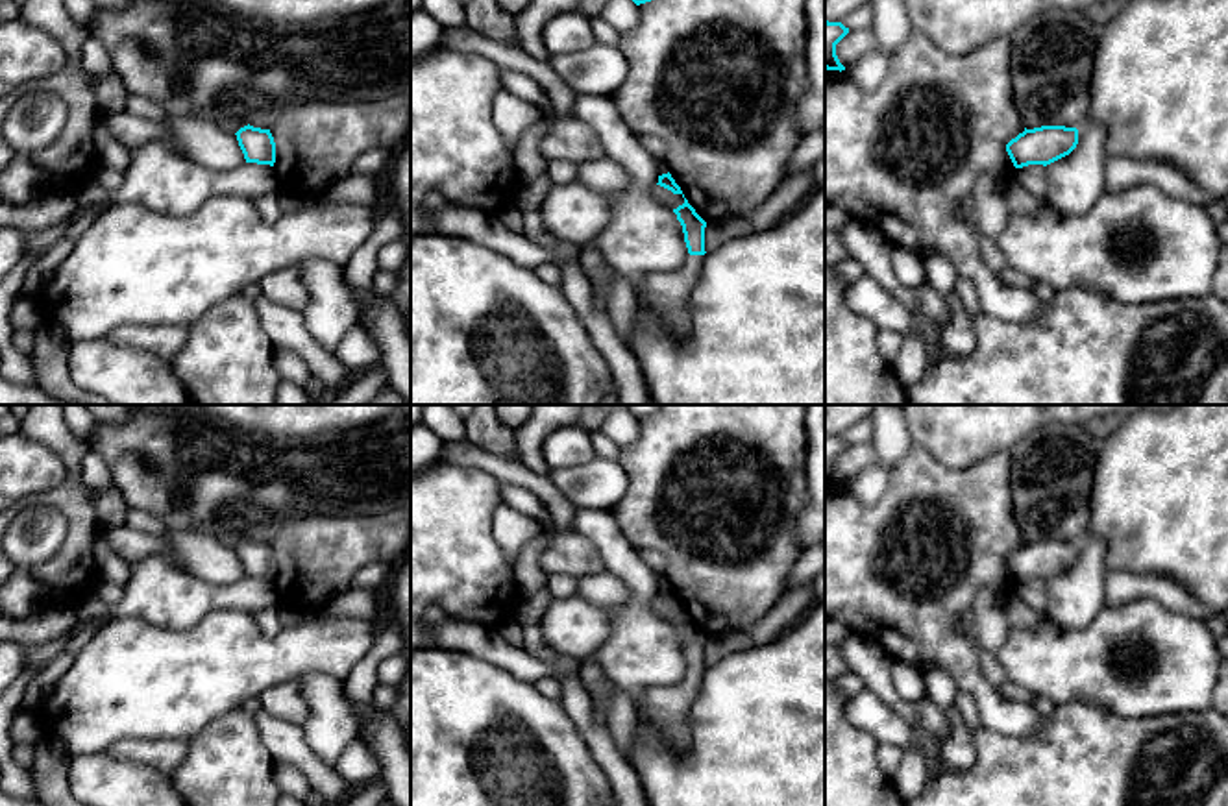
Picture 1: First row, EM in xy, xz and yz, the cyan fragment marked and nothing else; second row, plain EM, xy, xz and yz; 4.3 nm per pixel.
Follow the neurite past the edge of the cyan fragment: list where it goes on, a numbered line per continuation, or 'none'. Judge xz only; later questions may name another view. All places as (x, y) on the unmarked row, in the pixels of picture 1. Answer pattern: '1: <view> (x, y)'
1: xz (666, 710)

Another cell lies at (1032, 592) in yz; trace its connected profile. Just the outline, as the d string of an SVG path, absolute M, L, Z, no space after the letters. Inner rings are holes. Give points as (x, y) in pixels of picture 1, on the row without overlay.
M1028 579L1015 584L1015 592L1021 601L1025 601L1030 608L1038 612L1047 610L1047 580L1043 579Z

